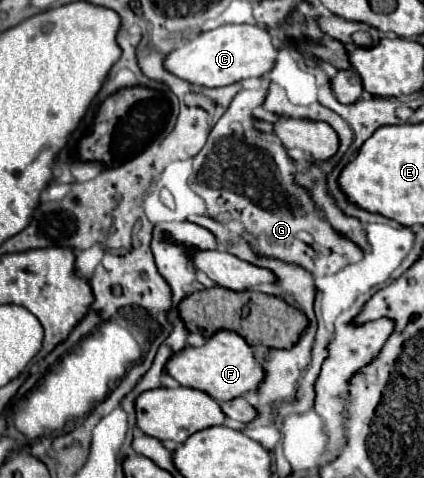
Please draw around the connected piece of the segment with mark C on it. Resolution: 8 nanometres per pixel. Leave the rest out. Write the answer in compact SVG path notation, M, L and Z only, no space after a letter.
M228 24L202 32L192 40L174 48L164 58L164 68L192 86L214 88L214 86L234 84L242 78L262 76L274 66L274 58L276 58L276 48L272 46L272 38L264 28L252 24L238 24L238 26Z

